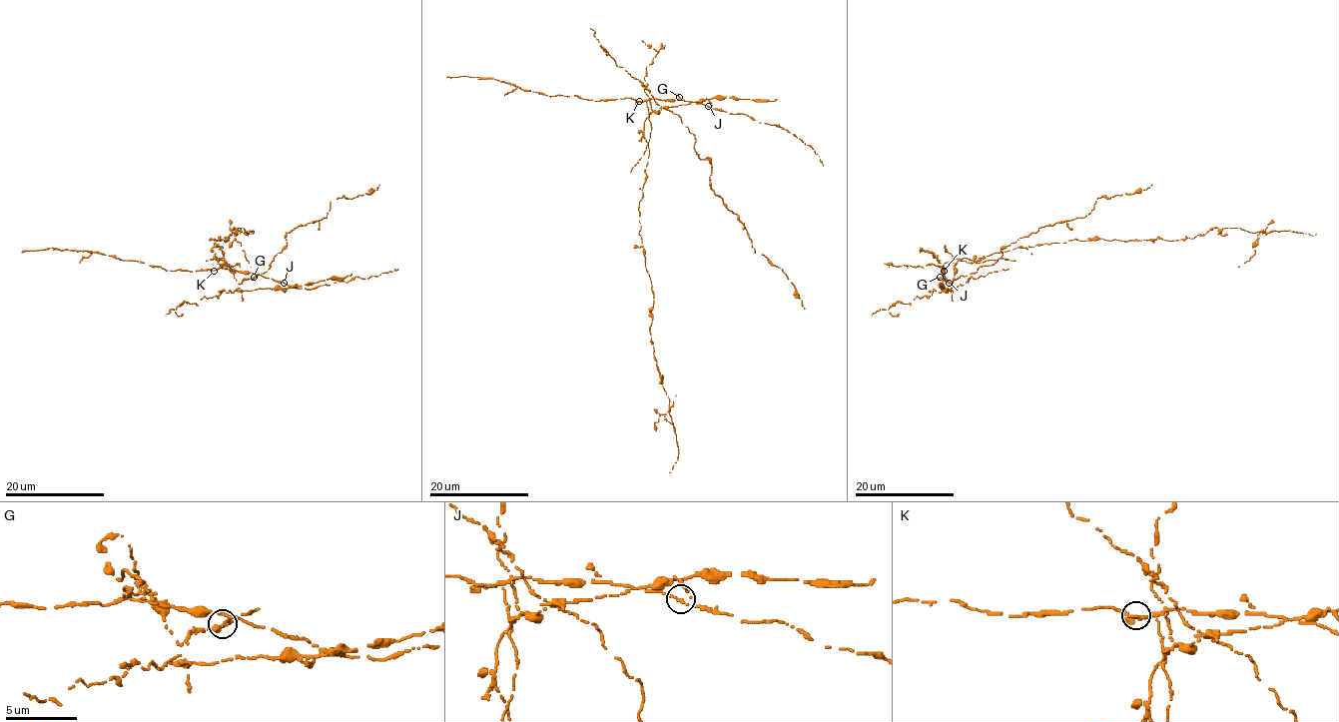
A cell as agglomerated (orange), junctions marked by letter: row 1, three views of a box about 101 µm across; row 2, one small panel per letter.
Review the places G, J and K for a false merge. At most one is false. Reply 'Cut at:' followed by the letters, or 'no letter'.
Cut at: J

